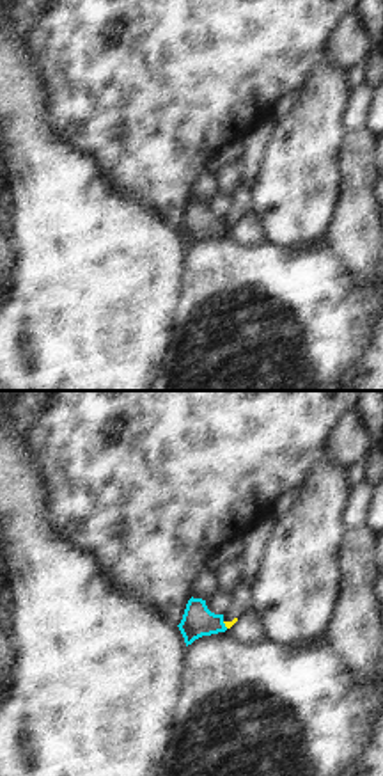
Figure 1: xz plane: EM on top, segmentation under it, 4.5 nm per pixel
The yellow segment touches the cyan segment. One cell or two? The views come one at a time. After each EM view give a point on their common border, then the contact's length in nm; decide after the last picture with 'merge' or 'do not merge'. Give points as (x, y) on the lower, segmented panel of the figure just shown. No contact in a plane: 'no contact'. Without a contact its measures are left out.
meets yellow at (226, 625); contact 40 nm long

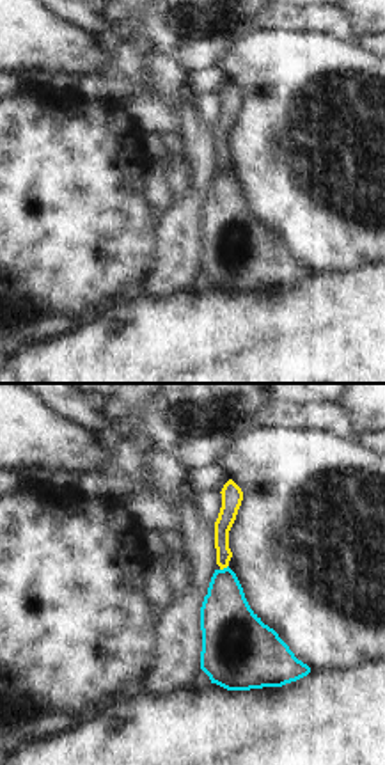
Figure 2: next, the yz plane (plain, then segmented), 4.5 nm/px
meets yellow at (224, 567); contact 50 nm long

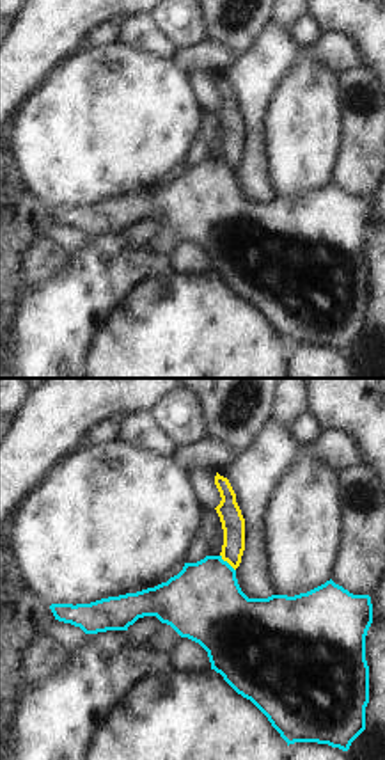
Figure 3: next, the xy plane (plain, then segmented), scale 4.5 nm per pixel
meets yellow at (227, 562); contact 100 nm long

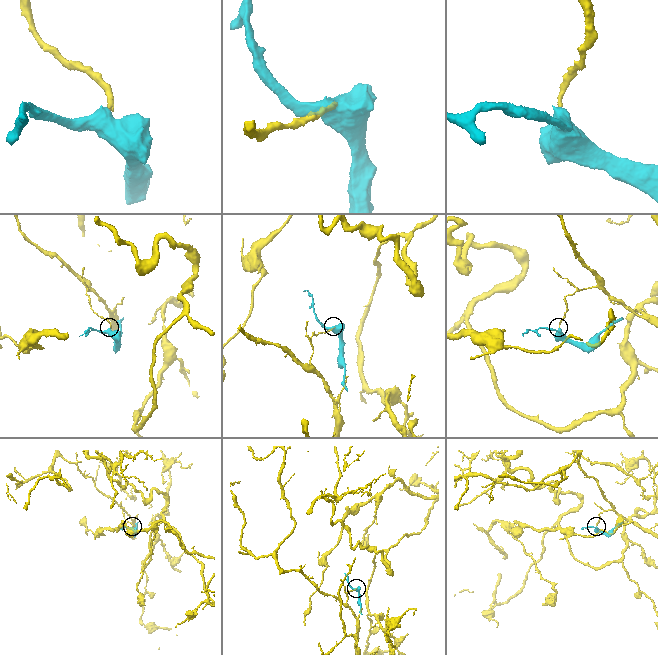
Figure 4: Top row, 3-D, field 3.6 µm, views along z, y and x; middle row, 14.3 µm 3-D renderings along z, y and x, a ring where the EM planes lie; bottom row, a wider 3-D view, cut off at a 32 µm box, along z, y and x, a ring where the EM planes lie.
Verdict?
do not merge

